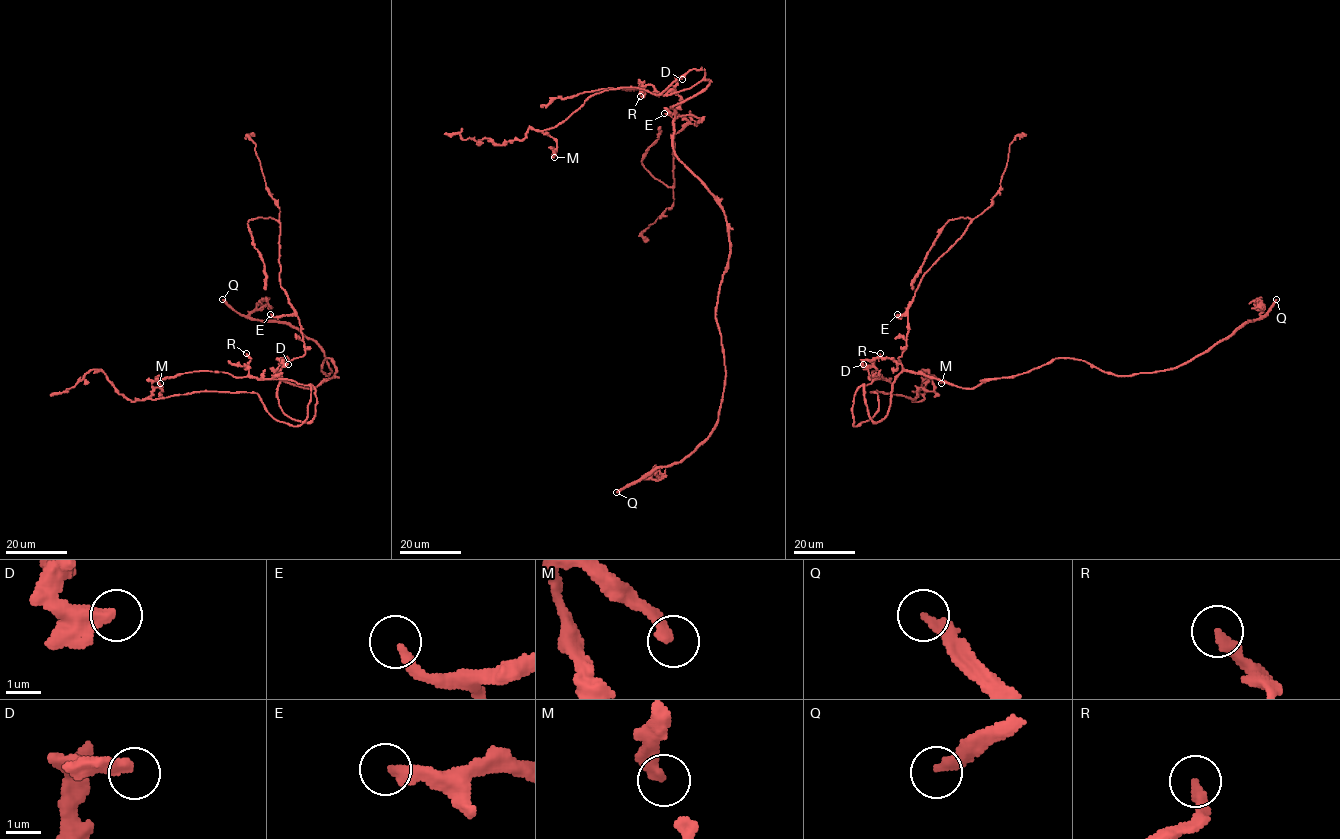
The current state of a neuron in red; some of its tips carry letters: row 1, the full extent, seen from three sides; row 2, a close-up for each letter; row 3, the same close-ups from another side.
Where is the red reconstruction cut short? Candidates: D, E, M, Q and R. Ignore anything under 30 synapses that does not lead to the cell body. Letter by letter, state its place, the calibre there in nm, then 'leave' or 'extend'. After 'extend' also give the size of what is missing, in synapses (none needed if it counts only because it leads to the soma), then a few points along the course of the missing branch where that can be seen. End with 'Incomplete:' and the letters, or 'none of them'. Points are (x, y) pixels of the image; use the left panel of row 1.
D: place (288, 364); calibre 380 nm; leave
E: place (270, 314); calibre 280 nm; leave
M: place (160, 383); calibre 340 nm; leave
Q: place (222, 299); calibre 260 nm; extend; 100 synapses; course (222, 299), (211, 282), (208, 262), (234, 237), (235, 214), (216, 177), (211, 173), (209, 176), (193, 157)
R: place (246, 353); calibre 280 nm; leave
Incomplete: Q

